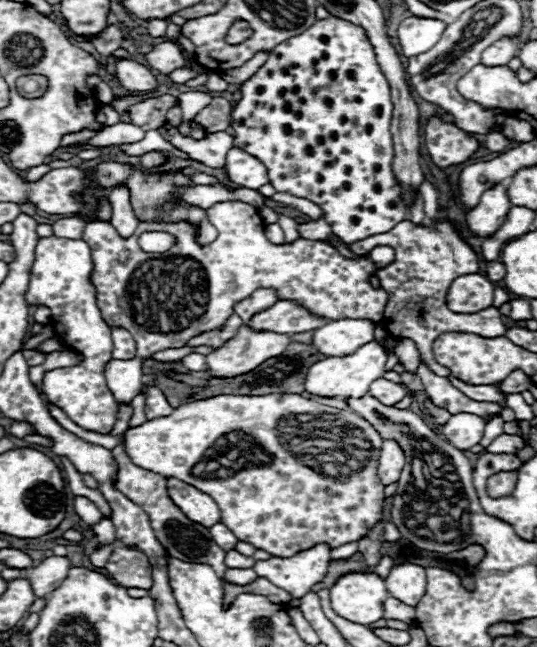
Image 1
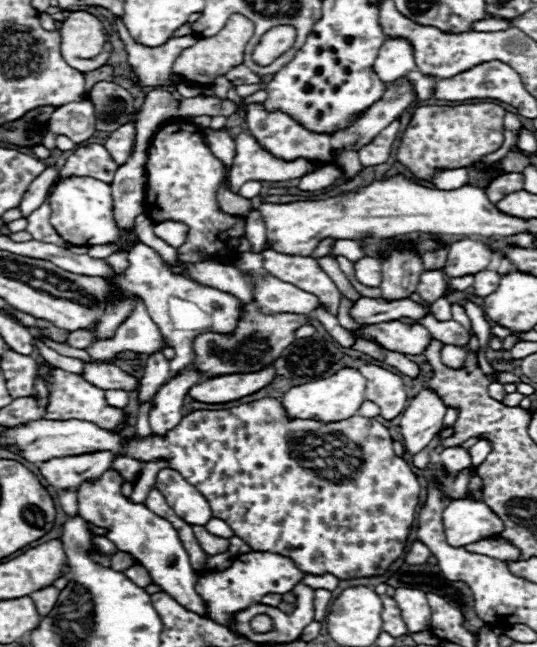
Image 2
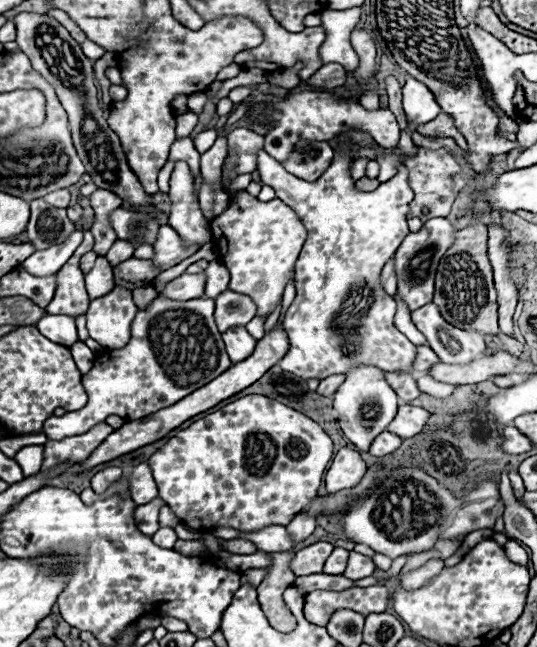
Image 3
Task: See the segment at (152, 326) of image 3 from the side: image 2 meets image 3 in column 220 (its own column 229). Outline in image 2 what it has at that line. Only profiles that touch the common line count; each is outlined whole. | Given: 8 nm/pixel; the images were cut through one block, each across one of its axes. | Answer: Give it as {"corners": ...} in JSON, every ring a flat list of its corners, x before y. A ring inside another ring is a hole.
{"corners":[[246,304,244,316,234,330,234,336,206,332,194,340,196,360,194,366,212,378,218,374,236,374,236,372,256,372,266,364,274,362,284,348,288,348,296,338,294,330,308,324,308,316,304,314,262,314,254,304]]}

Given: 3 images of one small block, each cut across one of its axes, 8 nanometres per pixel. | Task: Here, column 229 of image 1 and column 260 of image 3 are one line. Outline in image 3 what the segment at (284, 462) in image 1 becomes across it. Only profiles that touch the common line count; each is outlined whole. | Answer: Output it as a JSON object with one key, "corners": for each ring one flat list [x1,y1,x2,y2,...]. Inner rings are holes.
{"corners":[[250,394,222,410,180,430,148,460,160,496,180,520,196,530,210,532,214,526,230,526,242,532,262,526,286,526,302,512,318,492,320,478,332,458,332,440,326,432,302,412,288,408,268,396]]}

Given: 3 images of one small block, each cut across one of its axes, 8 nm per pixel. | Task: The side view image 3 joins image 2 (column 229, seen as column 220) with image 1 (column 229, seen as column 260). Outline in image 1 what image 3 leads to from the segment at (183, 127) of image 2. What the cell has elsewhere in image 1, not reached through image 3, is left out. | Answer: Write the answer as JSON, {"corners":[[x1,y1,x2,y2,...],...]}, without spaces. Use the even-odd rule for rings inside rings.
{"corners":[[218,202,208,208,208,218,218,230,218,238,210,248,196,244,196,231,187,222,142,222,128,240,120,238,108,222,90,222,84,230,82,238,92,248,94,258,92,282,98,294,98,308,108,326,130,330,138,348,134,360,110,362,106,366,106,384,118,404,130,404,138,388,142,388,144,358,166,348,182,348,190,338,216,330,228,320,234,304,258,288,274,288,280,300,296,300,326,320,370,318,372,322,380,322,384,318,382,312,388,294,382,288,374,288,370,276,376,274,378,268,394,262,394,250,390,246,376,246,368,256,344,258,336,248,320,240,296,238,290,244,270,244,264,236,258,210,244,202],[150,231,168,232,175,237,174,246,158,258,166,262,144,260,138,238],[174,260,182,260,182,266],[198,278,204,280,206,286,198,286],[144,284,148,290,154,290,156,296,144,296]]}

